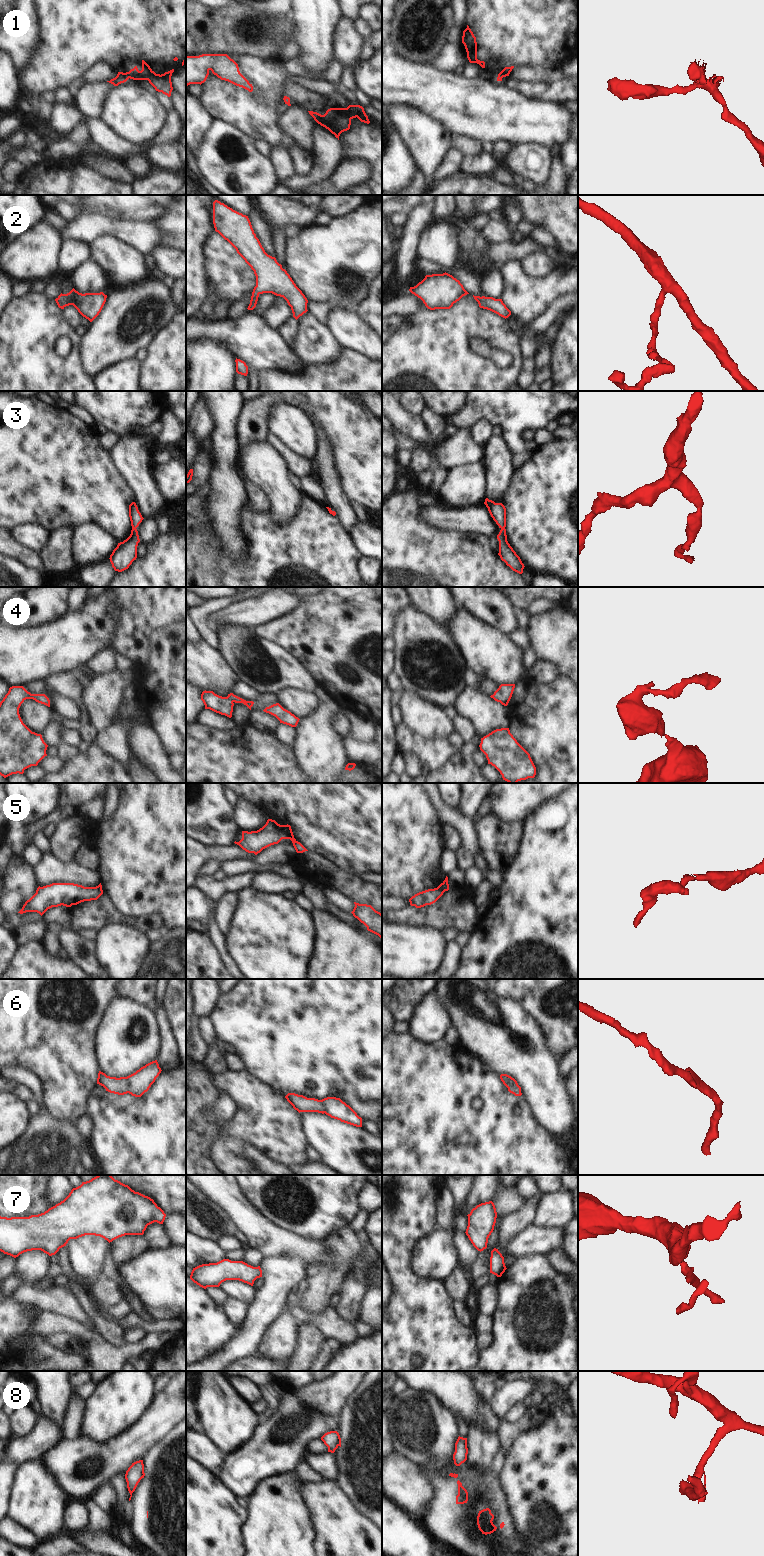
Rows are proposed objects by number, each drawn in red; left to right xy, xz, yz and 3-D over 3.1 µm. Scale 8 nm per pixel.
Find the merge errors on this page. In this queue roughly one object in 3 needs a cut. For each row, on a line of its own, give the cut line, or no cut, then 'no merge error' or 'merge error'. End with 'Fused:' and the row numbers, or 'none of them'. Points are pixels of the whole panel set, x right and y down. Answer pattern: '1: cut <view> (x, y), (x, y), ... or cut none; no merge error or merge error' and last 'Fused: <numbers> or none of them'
1: cut xz (323, 115), (317, 122); merge error
2: cut none; no merge error
3: cut none; no merge error
4: cut none; no merge error
5: cut yz (439, 885), (443, 892); merge error
6: cut none; no merge error
7: cut none; no merge error
8: cut xz (340, 1438), (338, 1445); merge error
Fused: 1, 5, 8

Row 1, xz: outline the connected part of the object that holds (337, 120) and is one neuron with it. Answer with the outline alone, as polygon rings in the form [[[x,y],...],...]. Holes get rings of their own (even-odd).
[[[349,105],[347,108],[328,109],[318,124],[328,129],[339,140],[340,134],[350,129],[351,120],[356,117],[361,122],[370,123],[362,106]]]

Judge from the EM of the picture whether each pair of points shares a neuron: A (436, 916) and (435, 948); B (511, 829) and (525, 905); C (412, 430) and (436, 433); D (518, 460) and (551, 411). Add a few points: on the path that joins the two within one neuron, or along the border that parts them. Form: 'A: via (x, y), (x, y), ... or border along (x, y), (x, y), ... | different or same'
A: border along (413, 925), (432, 926), (442, 931) | different
B: border along (522, 830), (519, 849), (510, 867), (503, 873) | different
C: border along (421, 416), (421, 420), (428, 433), (435, 440) | different
D: via (518, 445), (518, 432), (536, 414) | same

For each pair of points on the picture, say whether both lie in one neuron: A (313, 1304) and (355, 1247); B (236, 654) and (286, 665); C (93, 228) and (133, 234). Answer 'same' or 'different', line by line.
A: same
B: same
C: same

